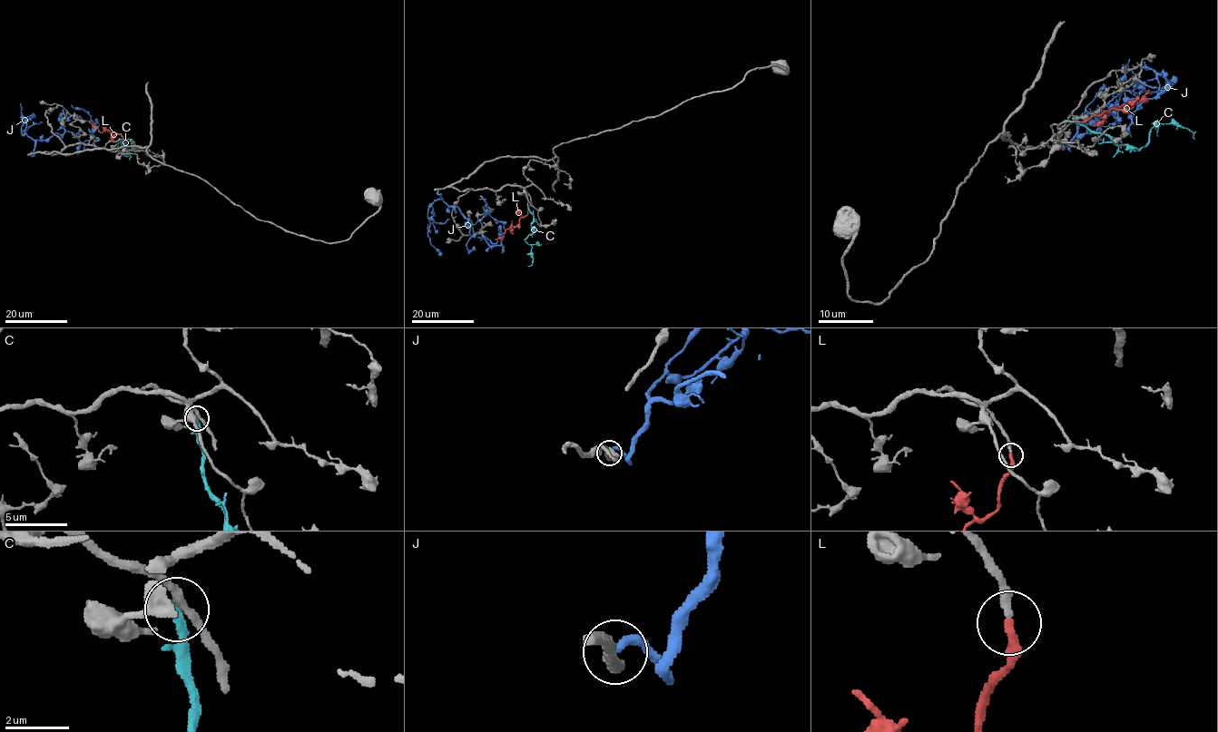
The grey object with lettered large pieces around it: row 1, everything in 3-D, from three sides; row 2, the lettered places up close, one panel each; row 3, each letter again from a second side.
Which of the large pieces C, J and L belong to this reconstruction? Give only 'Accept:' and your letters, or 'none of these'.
Accept: L

